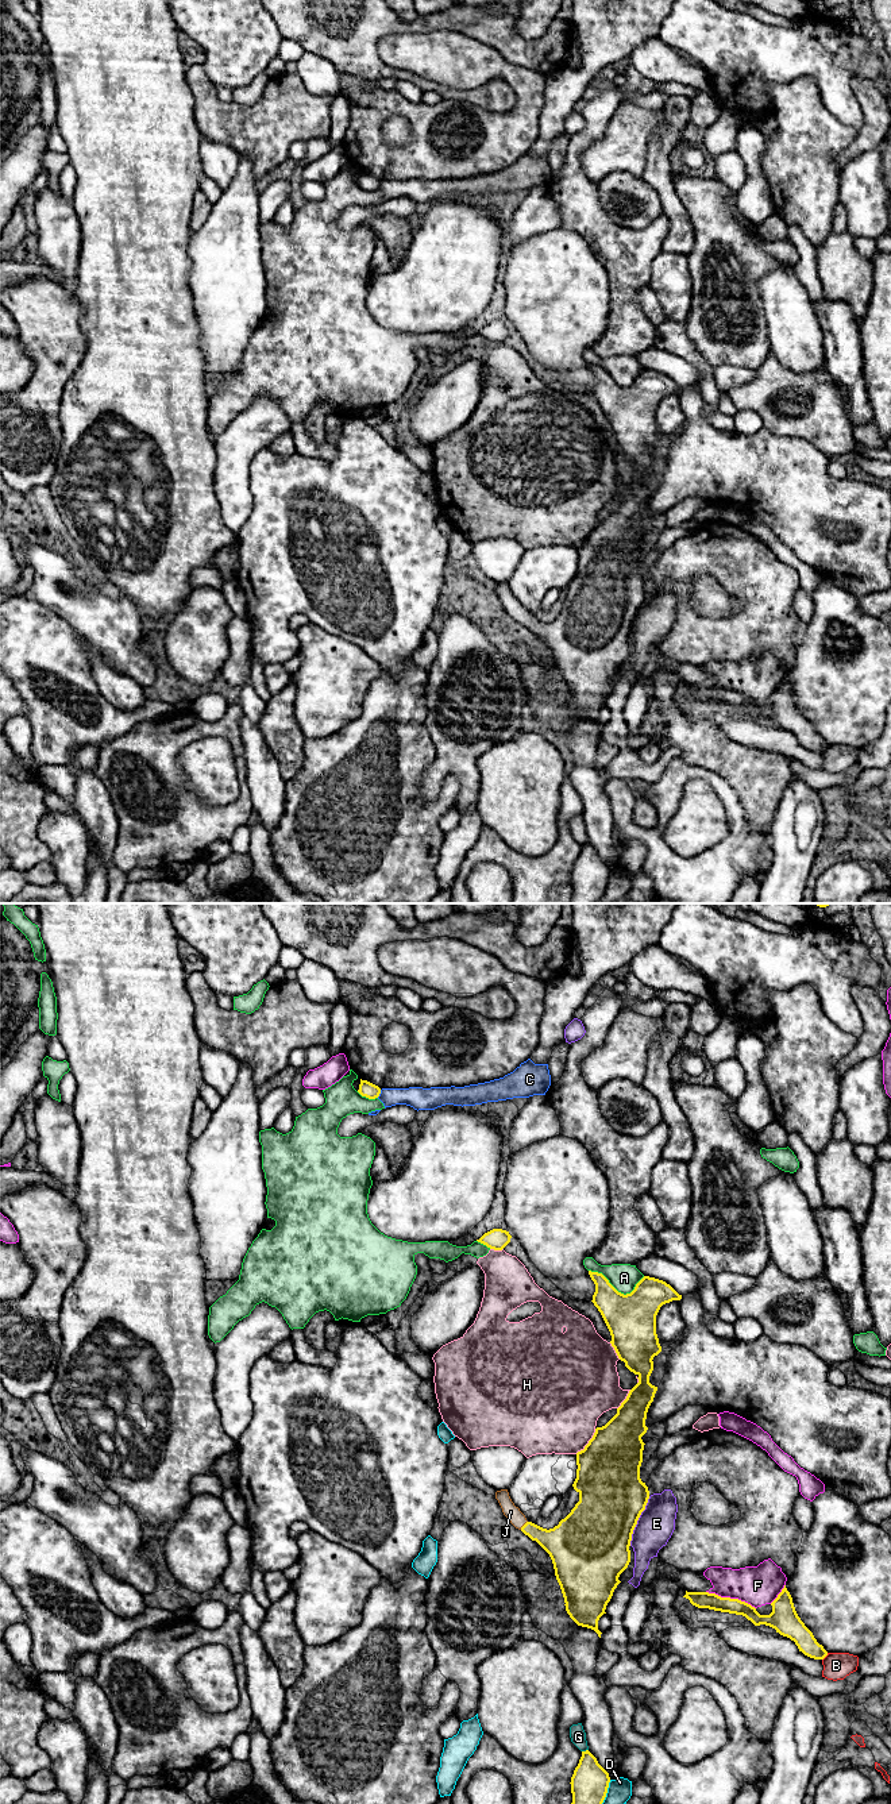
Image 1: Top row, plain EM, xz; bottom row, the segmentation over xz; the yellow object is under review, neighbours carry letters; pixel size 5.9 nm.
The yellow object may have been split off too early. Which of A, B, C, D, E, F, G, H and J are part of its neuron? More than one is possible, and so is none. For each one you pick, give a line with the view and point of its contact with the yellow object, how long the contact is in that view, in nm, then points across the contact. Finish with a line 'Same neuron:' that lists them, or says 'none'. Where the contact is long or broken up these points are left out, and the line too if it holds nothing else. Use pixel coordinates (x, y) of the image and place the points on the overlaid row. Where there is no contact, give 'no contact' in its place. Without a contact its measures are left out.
J: contact xz (524, 1525); length 70 nm; way xz (562, 1542), (547, 1540), (524, 1525), (510, 1511)
Same neuron: J

